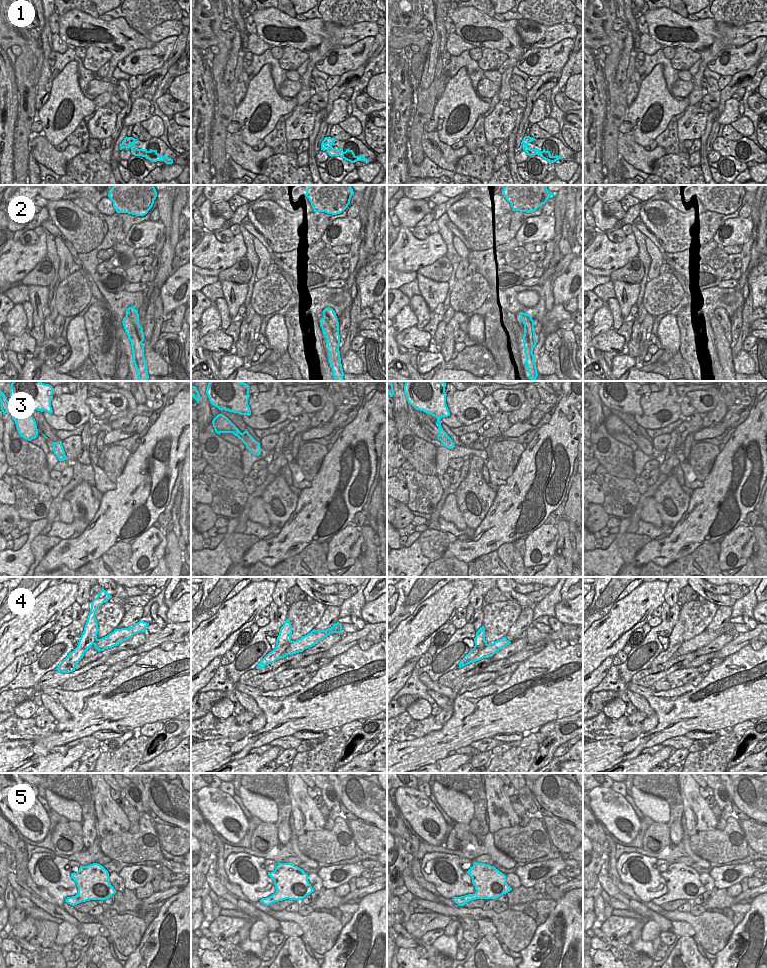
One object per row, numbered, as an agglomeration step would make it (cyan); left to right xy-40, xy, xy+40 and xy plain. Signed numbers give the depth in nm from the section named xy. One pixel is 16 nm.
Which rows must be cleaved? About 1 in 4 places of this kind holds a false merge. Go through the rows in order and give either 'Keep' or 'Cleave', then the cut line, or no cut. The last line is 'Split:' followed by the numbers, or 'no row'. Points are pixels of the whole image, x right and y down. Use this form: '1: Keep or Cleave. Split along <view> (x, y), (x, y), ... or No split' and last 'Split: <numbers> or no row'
1: Keep. No split
2: Cleave. Split along xy-40 (128, 308), (127, 315), (135, 327), (137, 336), (142, 341)
3: Keep. No split
4: Cleave. Split along xy+40 (487, 644), (462, 666)
5: Keep. No split
Split: 2, 4.

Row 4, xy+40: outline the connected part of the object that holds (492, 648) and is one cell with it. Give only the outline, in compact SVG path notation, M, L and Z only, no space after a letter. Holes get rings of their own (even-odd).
M502 637L500 640L497 640L493 643L487 644L487 646L481 650L473 659L467 662L464 666L479 661L483 658L492 657L495 653L497 653L503 647L509 645L511 642L505 637ZM463 666L463 667L464 667Z

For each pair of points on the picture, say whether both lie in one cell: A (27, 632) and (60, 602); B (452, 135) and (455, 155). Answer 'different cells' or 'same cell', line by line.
A: same cell
B: different cells

